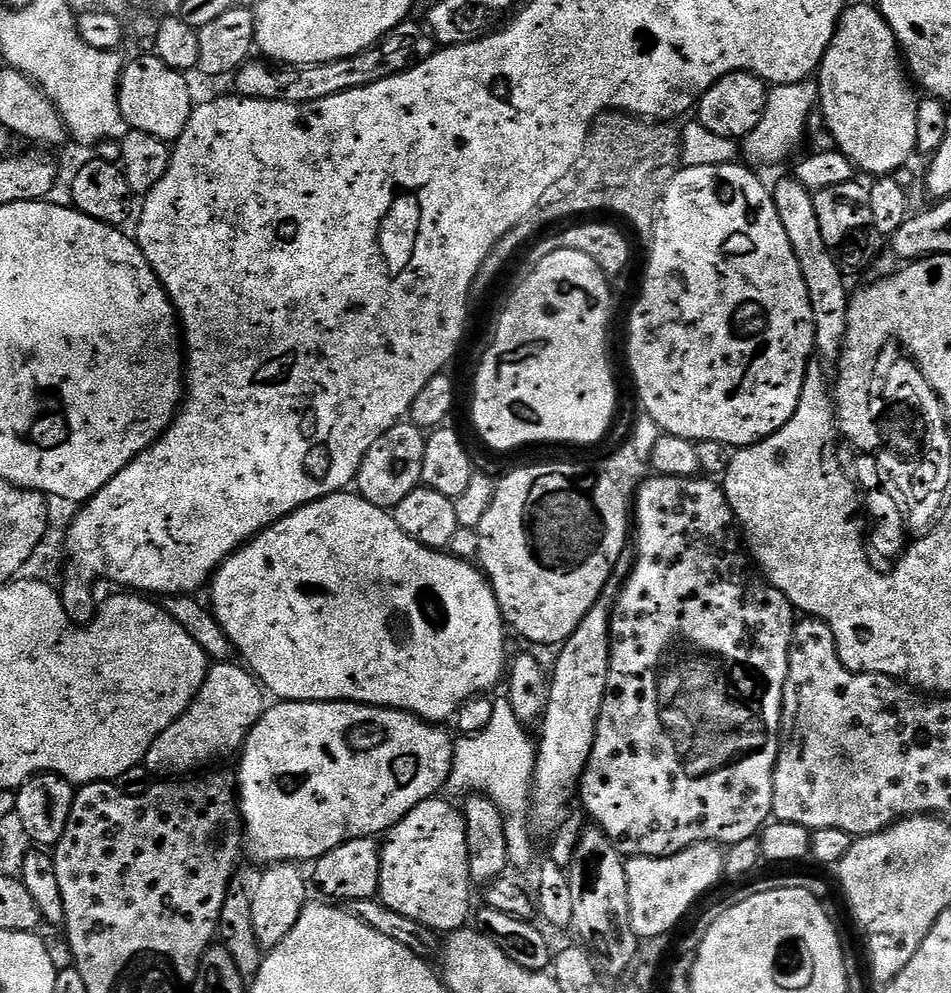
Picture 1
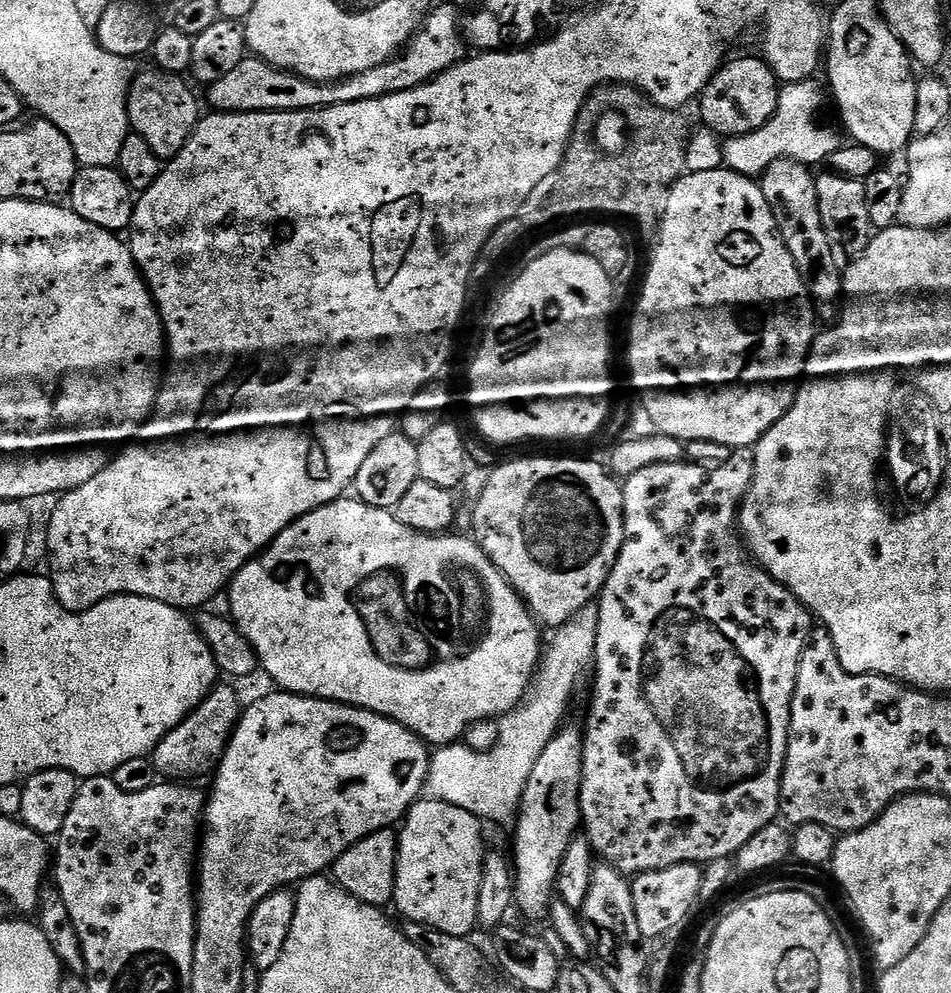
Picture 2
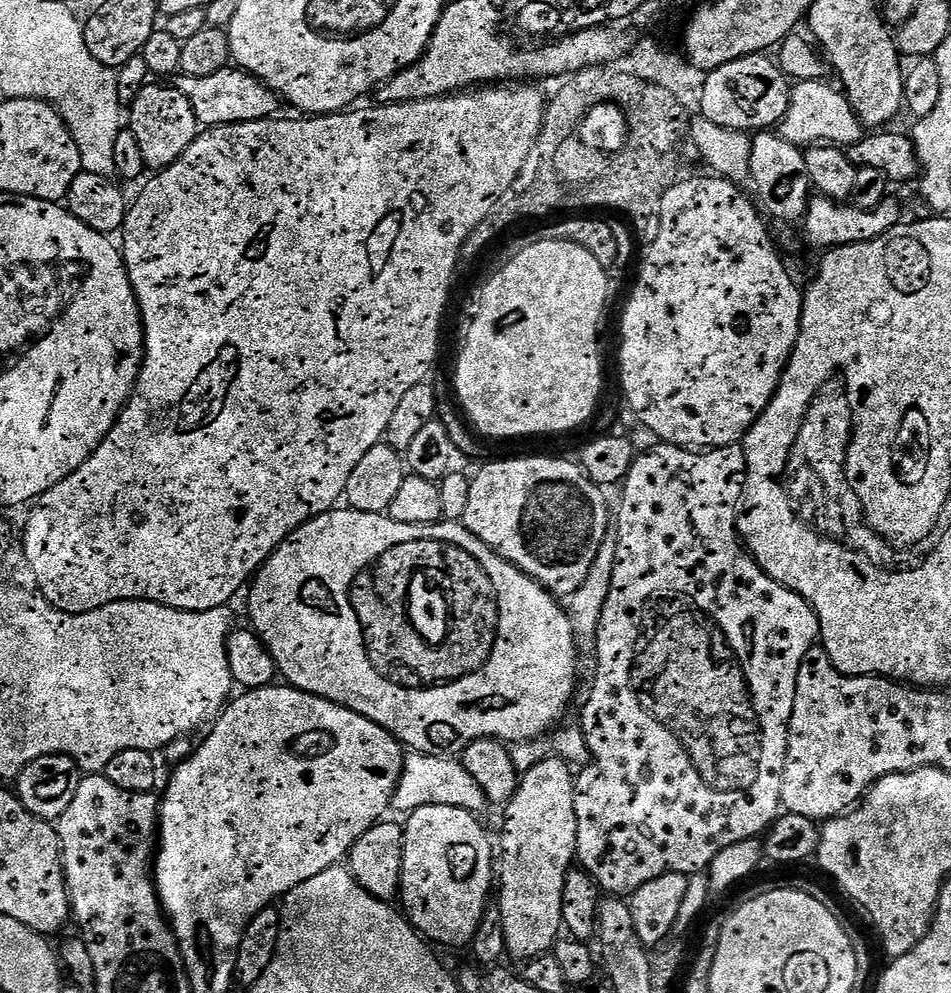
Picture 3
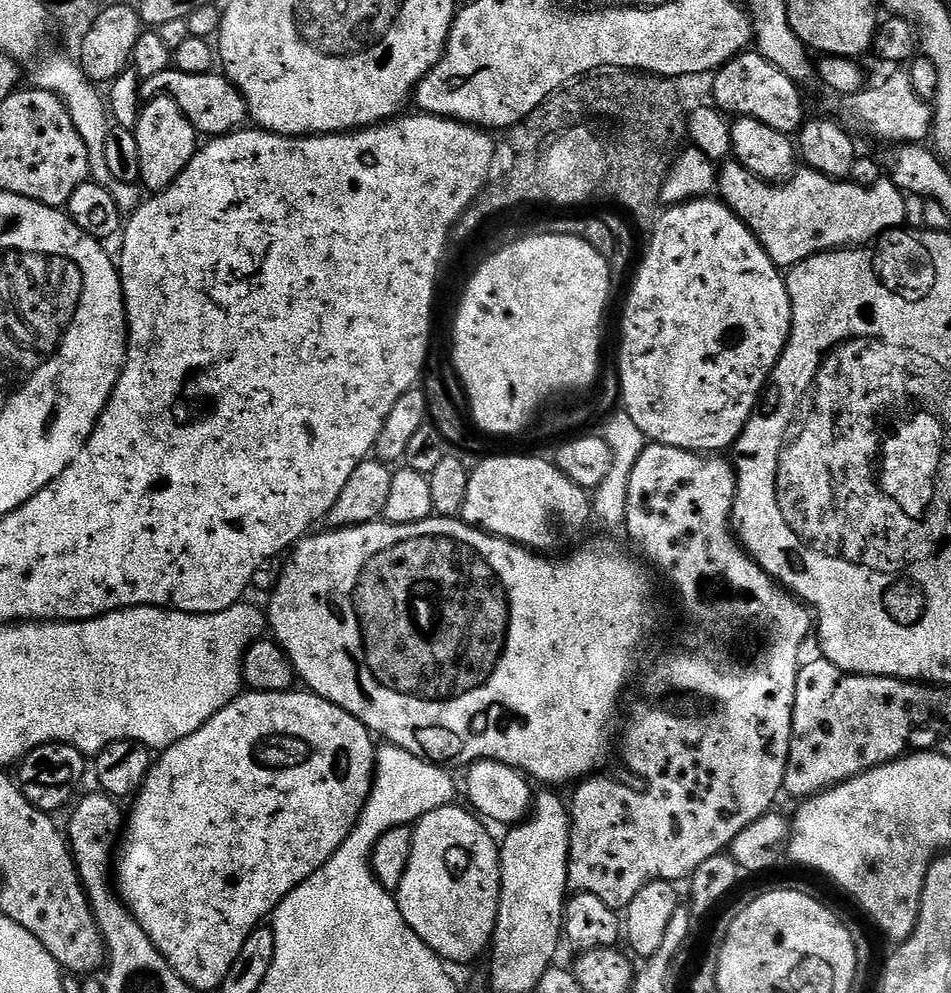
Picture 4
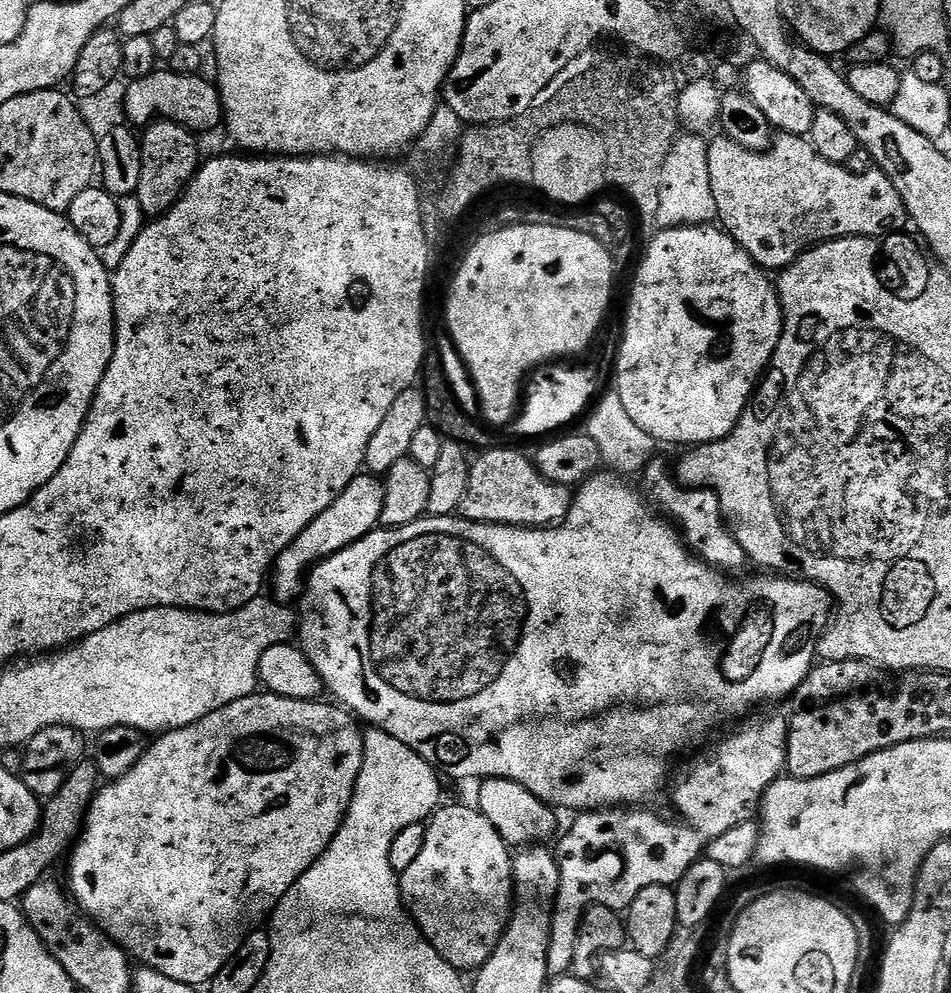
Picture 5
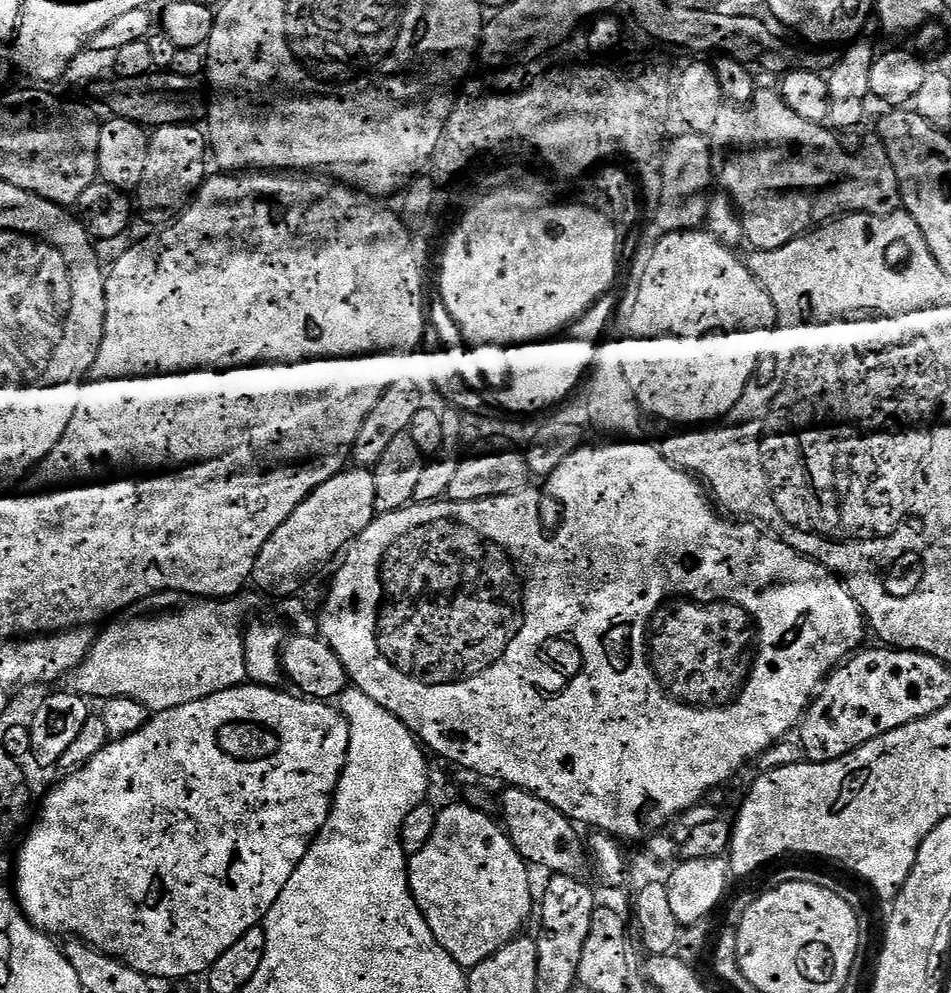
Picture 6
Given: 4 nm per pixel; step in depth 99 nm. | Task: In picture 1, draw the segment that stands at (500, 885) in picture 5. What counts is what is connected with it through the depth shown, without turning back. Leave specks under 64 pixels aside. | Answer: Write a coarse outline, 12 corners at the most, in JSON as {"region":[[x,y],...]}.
{"region":[[465,813],[388,829],[378,899],[437,934],[473,915]]}

